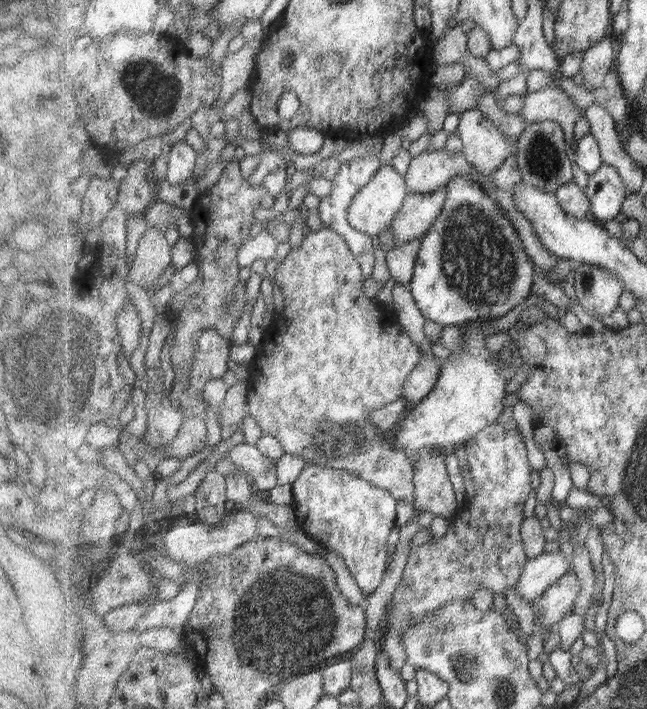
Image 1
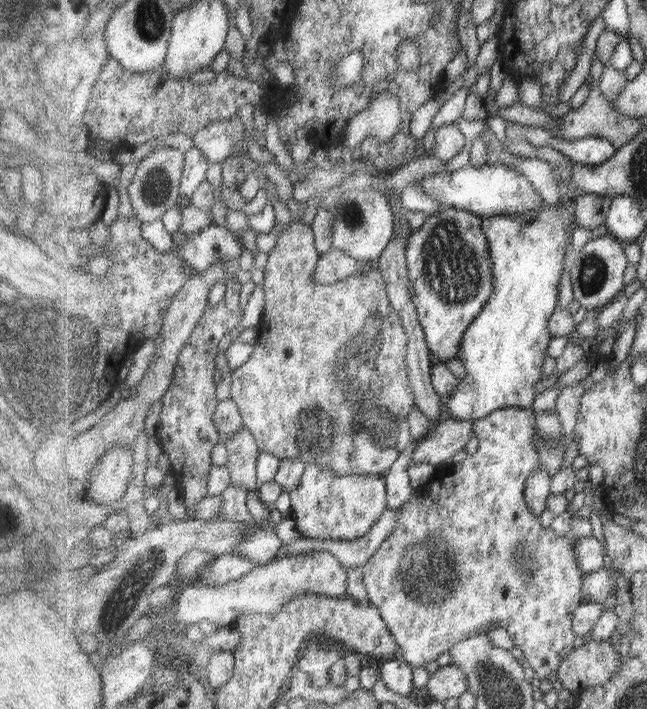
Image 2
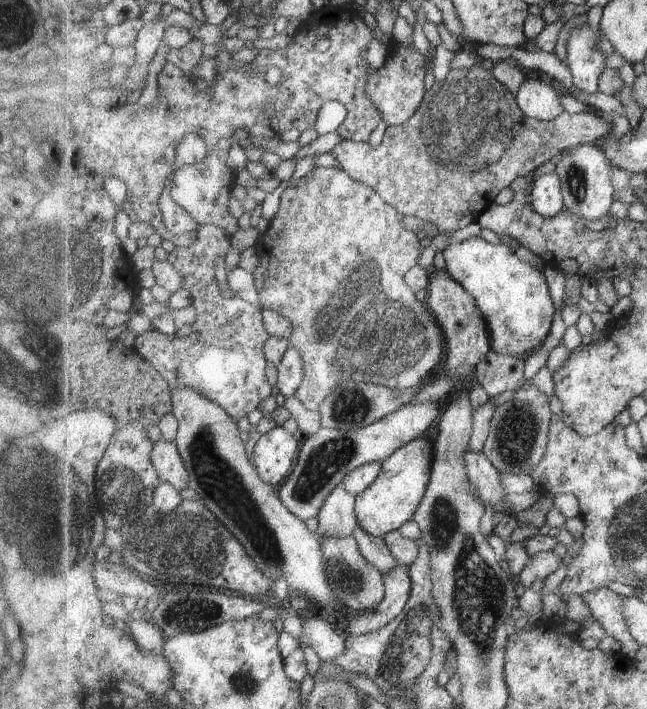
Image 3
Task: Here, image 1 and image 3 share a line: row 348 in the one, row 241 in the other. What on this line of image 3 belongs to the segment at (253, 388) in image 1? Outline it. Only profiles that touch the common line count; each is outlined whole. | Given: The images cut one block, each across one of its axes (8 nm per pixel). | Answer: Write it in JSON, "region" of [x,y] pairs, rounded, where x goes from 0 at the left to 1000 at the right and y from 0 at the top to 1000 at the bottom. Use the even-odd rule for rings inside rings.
{"region":[[[490,234],[459,262],[448,262],[437,271],[431,302],[425,305],[423,310],[419,310],[416,324],[402,330],[399,340],[391,346],[400,365],[399,377],[391,385],[394,389],[393,401],[402,419],[400,432],[419,434],[453,456],[454,470],[448,480],[450,488],[467,498],[471,513],[471,536],[467,539],[467,544],[461,547],[457,559],[479,580],[491,580],[493,571],[532,536],[543,535],[539,530],[549,530],[549,536],[580,536],[573,540],[598,543],[604,547],[635,547],[660,539],[669,519],[675,519],[675,513],[682,513],[685,502],[689,502],[689,474],[685,464],[668,444],[663,429],[657,423],[648,423],[648,412],[640,412],[626,396],[626,386],[645,374],[655,350],[651,347],[645,330],[638,324],[626,322],[623,310],[626,310],[626,303],[598,288],[577,265],[547,254],[533,240],[526,236]]]}

